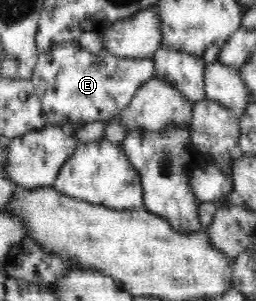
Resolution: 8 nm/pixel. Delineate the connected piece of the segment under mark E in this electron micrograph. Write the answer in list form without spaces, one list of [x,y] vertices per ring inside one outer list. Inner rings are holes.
[[[66,42],[54,45],[52,50],[38,55],[31,80],[41,99],[47,125],[83,127],[92,122],[112,120],[131,102],[138,88],[155,77],[154,72],[152,57],[124,59],[105,49],[97,54],[90,53],[90,49],[78,42]]]

